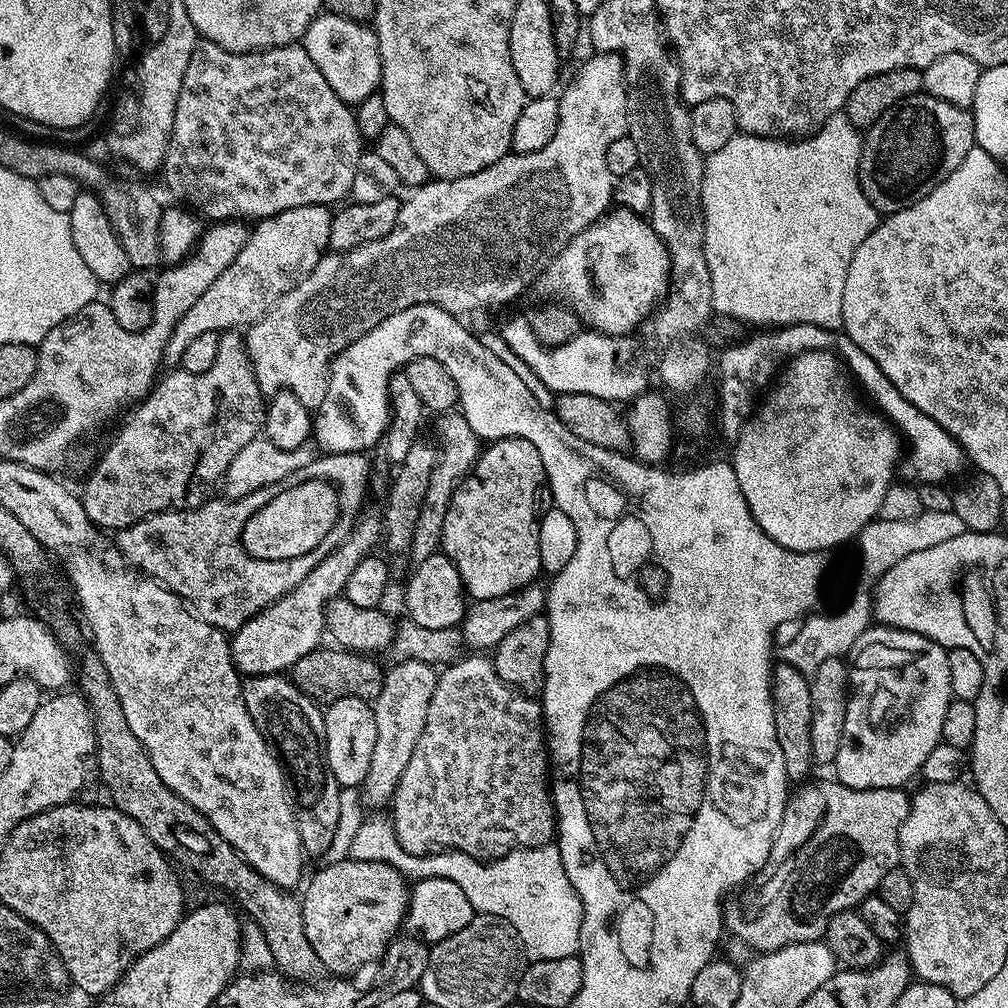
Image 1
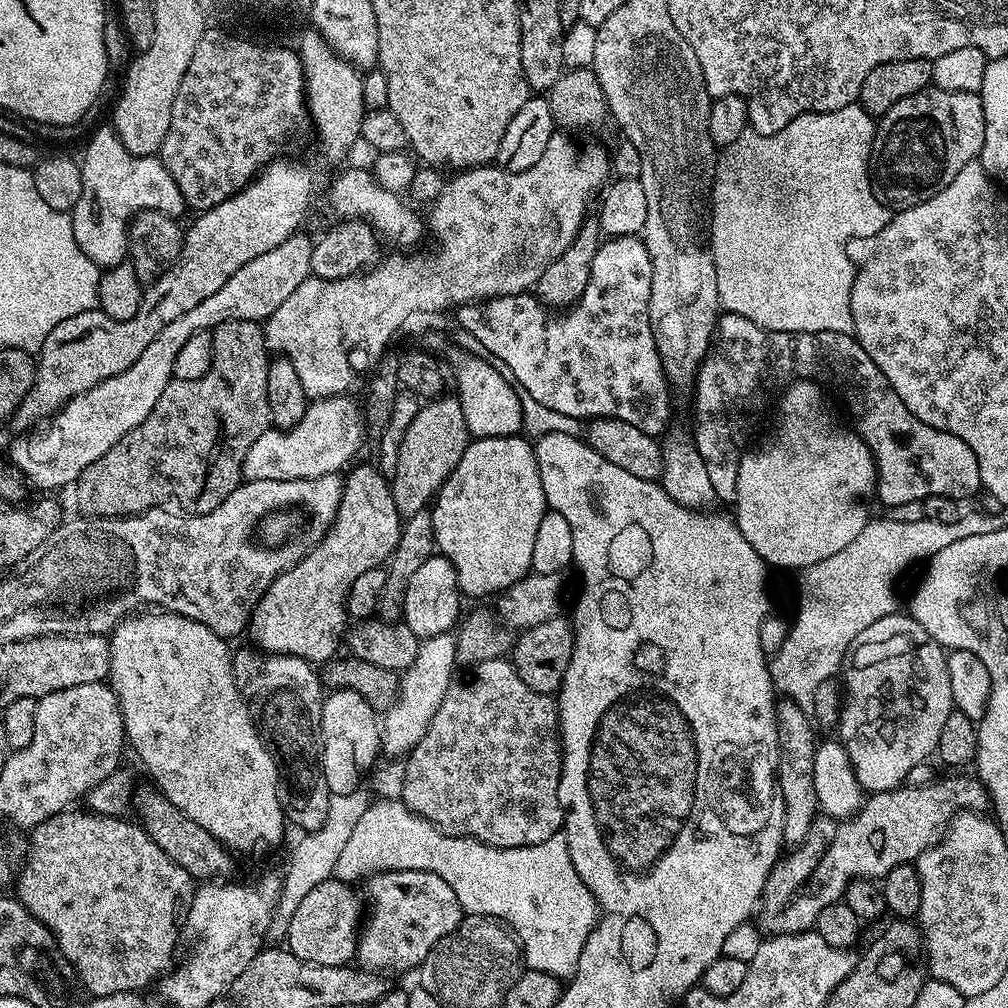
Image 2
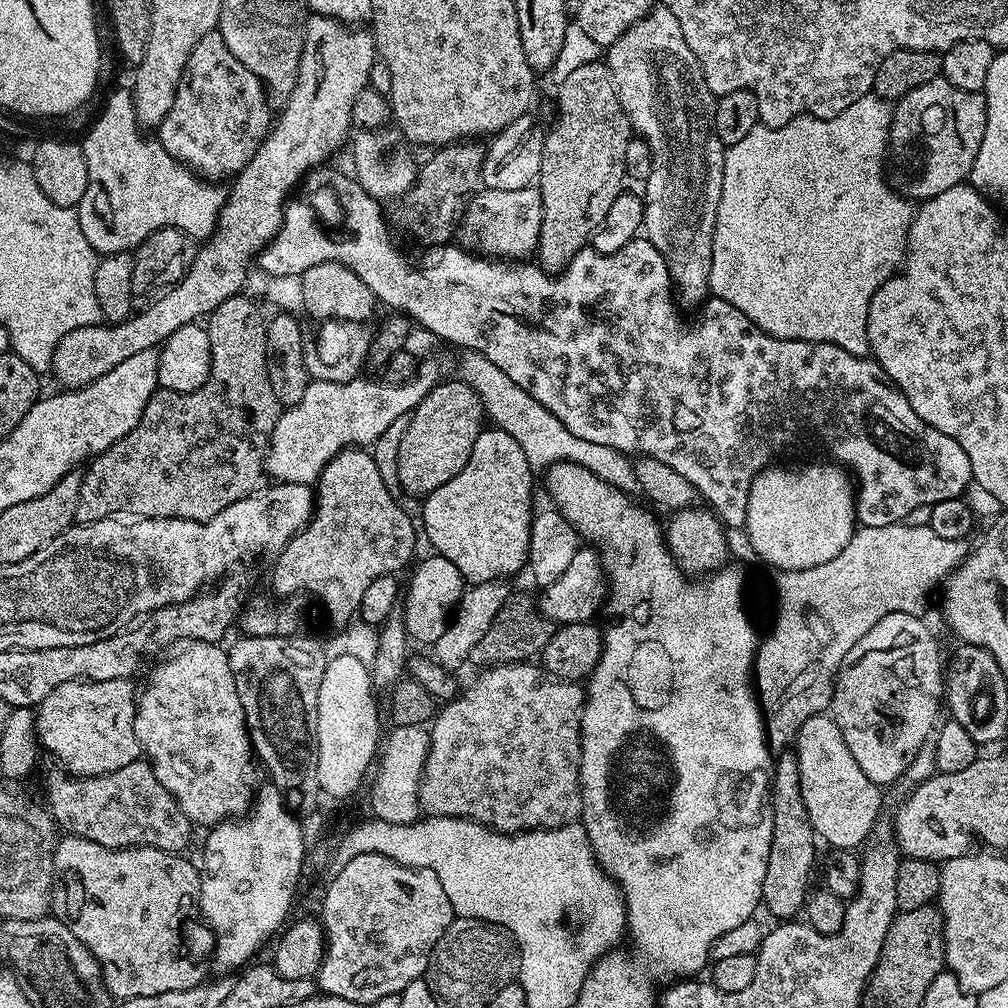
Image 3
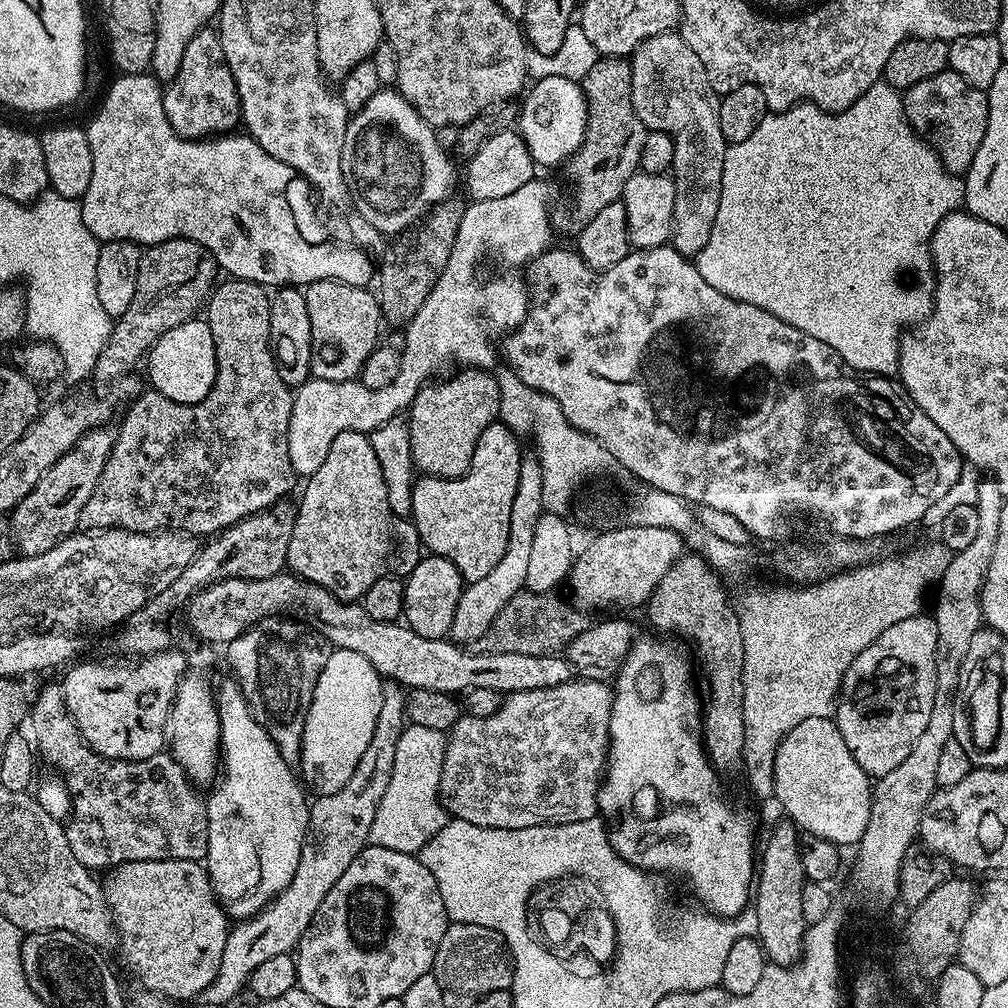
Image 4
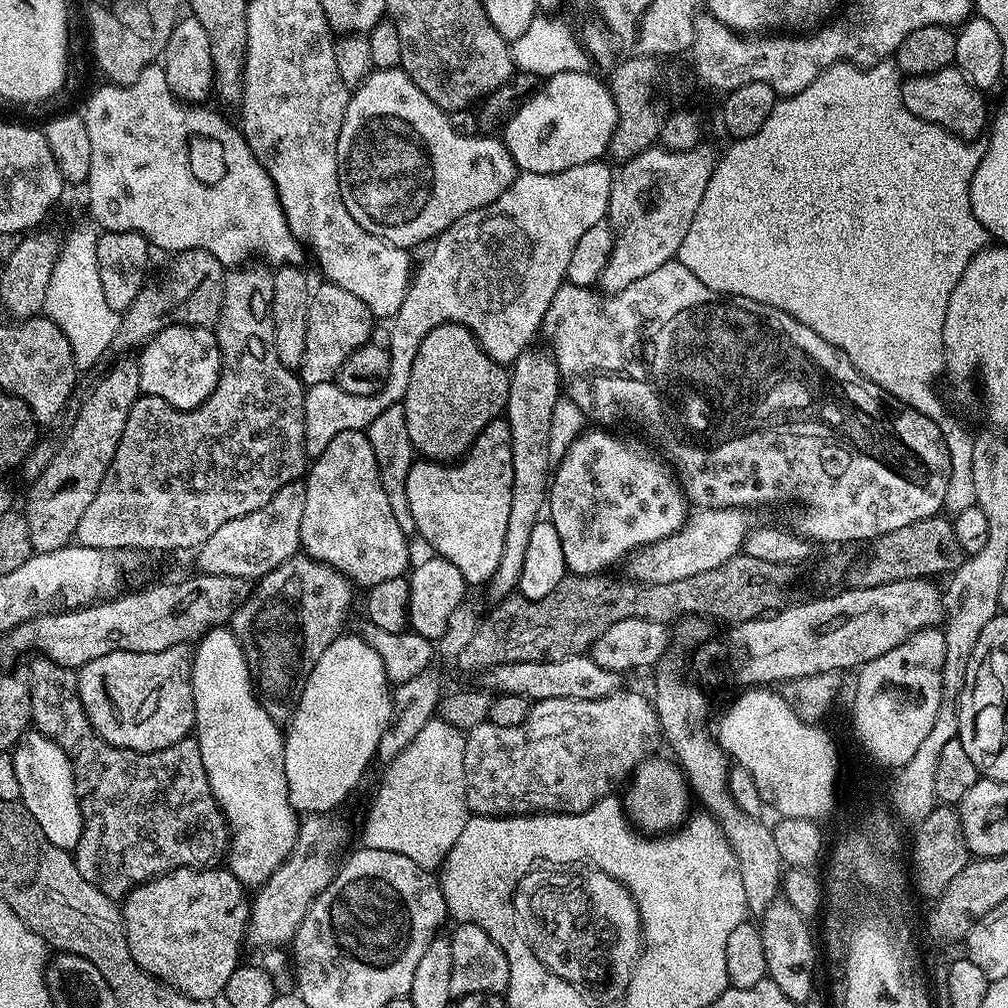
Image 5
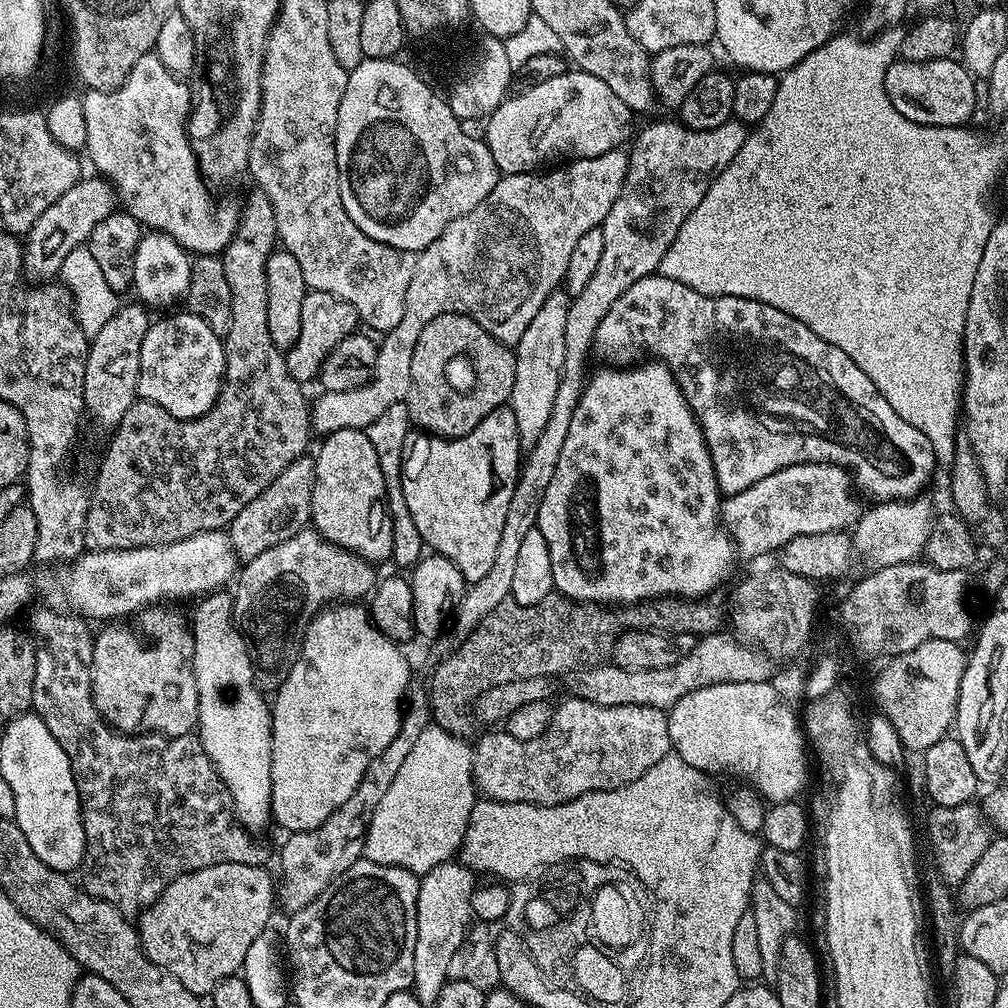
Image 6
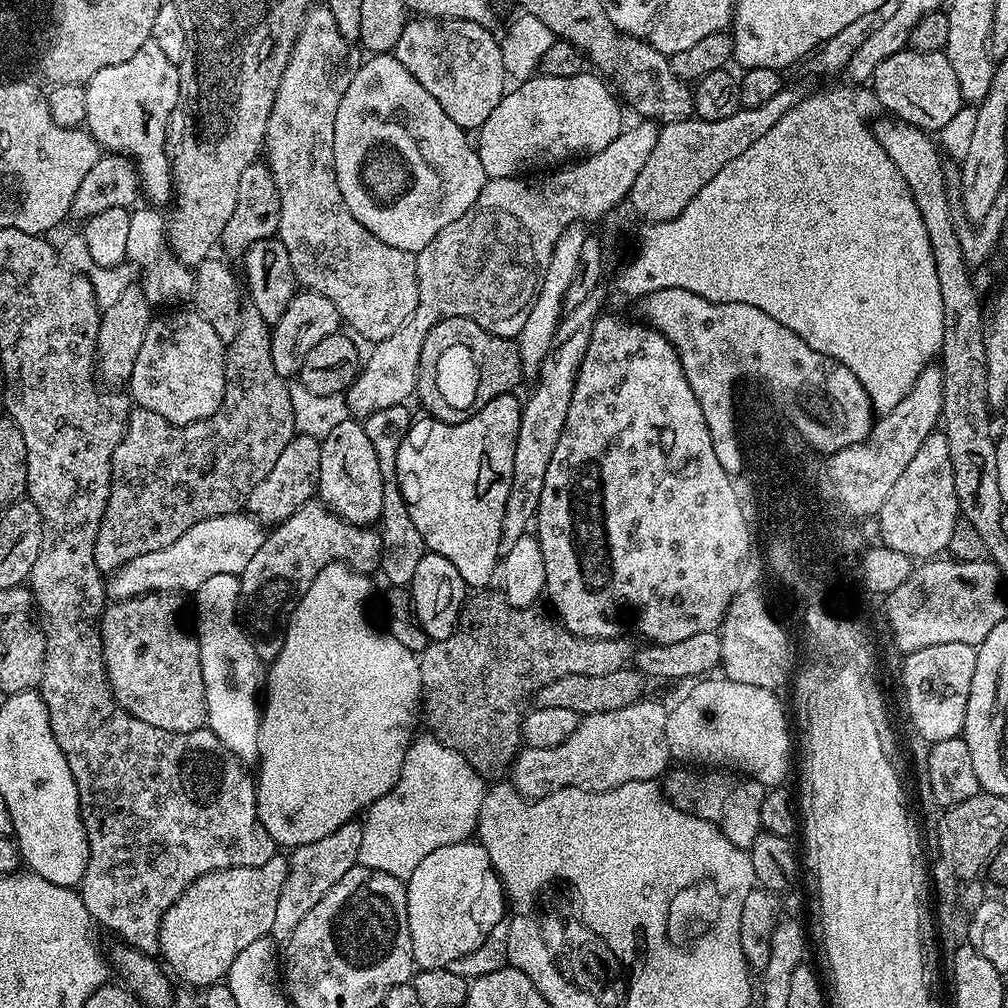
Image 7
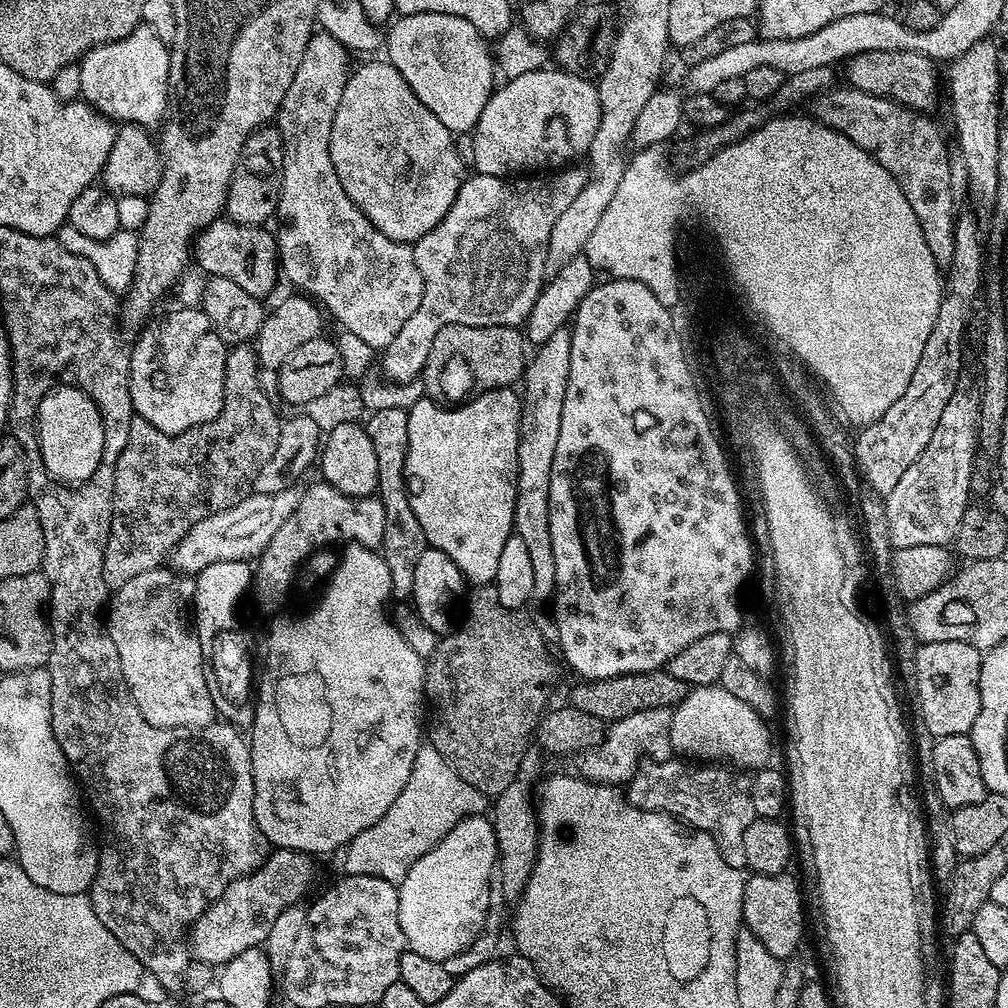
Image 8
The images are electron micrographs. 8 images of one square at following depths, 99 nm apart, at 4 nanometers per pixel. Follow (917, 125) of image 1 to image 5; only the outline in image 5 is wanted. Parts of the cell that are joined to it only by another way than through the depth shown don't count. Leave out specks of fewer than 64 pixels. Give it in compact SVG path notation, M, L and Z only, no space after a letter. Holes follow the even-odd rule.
M955 66L925 76L909 76L901 83L900 93L902 102L906 110L910 110L910 114L931 124L942 126L955 136L961 136L962 139L972 142L979 137L976 135L983 128L985 131L986 121L989 119L988 112L984 109L985 93L975 88Z

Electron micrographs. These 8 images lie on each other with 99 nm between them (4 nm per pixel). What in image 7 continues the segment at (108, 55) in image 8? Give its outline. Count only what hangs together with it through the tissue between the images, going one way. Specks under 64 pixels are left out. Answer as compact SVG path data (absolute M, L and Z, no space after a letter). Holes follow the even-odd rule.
M149 42L142 46L142 50L138 50L138 54L126 58L126 62L118 62L118 66L106 66L106 70L98 70L98 74L94 74L94 78L88 80L85 94L87 132L101 149L129 157L134 161L136 173L140 175L140 187L146 200L148 196L149 205L164 206L164 203L167 205L174 196L170 144L168 148L168 119L181 103L180 69L177 61L166 58L160 47Z

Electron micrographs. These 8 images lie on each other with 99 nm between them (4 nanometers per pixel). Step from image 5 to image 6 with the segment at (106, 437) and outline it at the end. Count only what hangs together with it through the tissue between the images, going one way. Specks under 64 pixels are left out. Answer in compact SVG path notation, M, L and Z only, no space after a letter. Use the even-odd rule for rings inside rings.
M139 302L125 303L102 326L96 336L91 337L86 358L86 378L84 379L84 406L89 417L92 416L107 430L114 430L122 422L126 410L138 398L138 374L142 338L150 323L150 312Z

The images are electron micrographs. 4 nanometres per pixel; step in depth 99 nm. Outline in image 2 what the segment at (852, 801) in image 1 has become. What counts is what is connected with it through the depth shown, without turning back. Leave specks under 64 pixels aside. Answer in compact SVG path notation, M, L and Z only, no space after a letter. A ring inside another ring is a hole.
M948 775L952 776L945 780L937 778L926 786L901 786L885 792L873 792L848 819L833 819L824 814L815 820L805 840L795 845L794 850L789 851L792 852L789 856L787 853L772 867L772 882L764 888L762 903L758 908L761 933L781 936L815 929L818 914L843 897L851 880L879 881L887 872L894 870L894 866L915 862L927 848L934 847L940 841L957 812L984 812L989 807L988 792L975 775Z

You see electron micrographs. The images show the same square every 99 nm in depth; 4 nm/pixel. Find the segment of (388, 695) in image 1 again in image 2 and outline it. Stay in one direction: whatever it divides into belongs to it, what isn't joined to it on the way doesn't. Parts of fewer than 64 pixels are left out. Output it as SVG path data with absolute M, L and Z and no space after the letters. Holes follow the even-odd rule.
M443 632L437 636L421 639L418 658L414 658L412 665L400 676L400 689L396 695L396 701L388 707L387 712L382 716L382 752L385 757L407 757L412 747L418 742L422 742L422 734L426 734L438 706L442 706L442 698L446 698L446 690L454 679L452 671L457 671L457 668L456 638L452 632Z

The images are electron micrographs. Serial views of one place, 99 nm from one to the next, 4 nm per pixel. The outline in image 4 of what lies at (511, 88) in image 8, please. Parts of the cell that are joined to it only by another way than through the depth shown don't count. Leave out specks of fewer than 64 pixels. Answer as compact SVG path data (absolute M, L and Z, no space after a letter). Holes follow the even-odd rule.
M542 77L527 89L523 97L518 131L530 150L533 165L554 168L566 162L578 150L584 141L587 121L588 103L584 89L577 81L565 77Z

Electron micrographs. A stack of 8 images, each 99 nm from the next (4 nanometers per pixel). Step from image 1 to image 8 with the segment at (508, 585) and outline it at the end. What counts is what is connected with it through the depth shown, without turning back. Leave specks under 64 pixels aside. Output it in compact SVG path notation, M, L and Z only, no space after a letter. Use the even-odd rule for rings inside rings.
M515 387L495 388L489 392L479 393L467 402L459 406L441 406L431 398L422 398L408 409L408 421L410 422L410 438L408 439L408 453L406 454L406 466L404 467L404 480L408 484L408 497L410 498L410 510L414 510L414 518L422 525L422 534L427 547L442 550L454 566L464 575L469 585L491 584L498 574L498 561L502 555L502 546L514 535L512 523L514 522L514 502L516 501L516 487L518 486L518 442L520 441L520 401L521 393Z

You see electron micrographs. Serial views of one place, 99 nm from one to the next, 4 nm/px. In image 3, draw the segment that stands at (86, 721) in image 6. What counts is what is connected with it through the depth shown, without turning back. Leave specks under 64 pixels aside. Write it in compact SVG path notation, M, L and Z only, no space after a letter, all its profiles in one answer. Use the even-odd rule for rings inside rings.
M147 759L135 760L130 762L130 766L122 766L122 770L114 770L101 776L73 776L63 767L55 767L44 776L44 792L48 795L46 807L52 813L53 820L65 833L81 836L90 842L98 842L107 848L150 846L177 854L183 853L184 847L191 842L194 831L192 821L186 818L170 790L162 786Z

